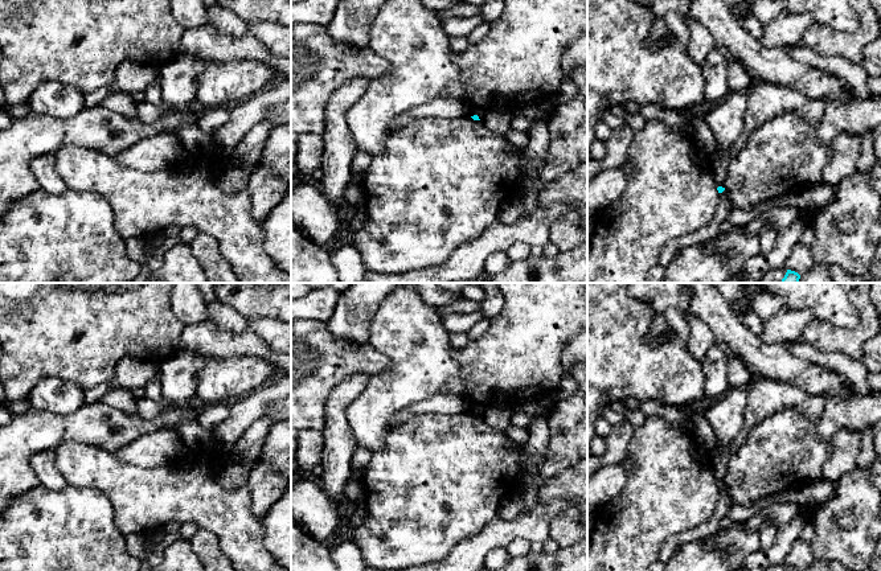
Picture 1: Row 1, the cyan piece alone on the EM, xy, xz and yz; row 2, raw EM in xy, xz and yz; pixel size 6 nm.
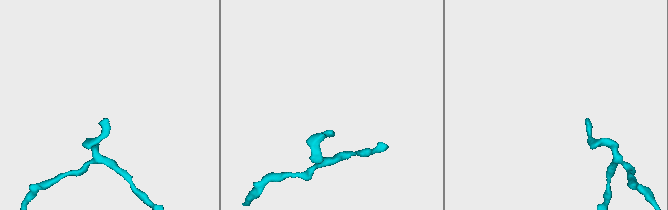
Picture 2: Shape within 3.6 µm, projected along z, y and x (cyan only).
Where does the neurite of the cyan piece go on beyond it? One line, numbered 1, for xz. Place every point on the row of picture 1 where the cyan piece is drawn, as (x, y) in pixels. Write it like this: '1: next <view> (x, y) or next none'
1: next none

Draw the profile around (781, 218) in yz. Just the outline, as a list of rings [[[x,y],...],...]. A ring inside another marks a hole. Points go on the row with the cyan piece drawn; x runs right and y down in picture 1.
[[[788,206],[773,208],[765,214],[757,215],[747,225],[745,225],[745,231],[750,235],[759,235],[766,223],[770,223],[779,233],[787,229],[795,219],[800,217],[798,209]]]

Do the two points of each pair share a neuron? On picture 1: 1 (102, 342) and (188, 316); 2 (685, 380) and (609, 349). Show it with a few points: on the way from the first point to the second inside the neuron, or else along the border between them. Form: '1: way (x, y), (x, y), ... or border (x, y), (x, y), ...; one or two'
1: border (169, 296), (172, 312), (185, 325); two
2: way (667, 373), (642, 372), (627, 368); one

